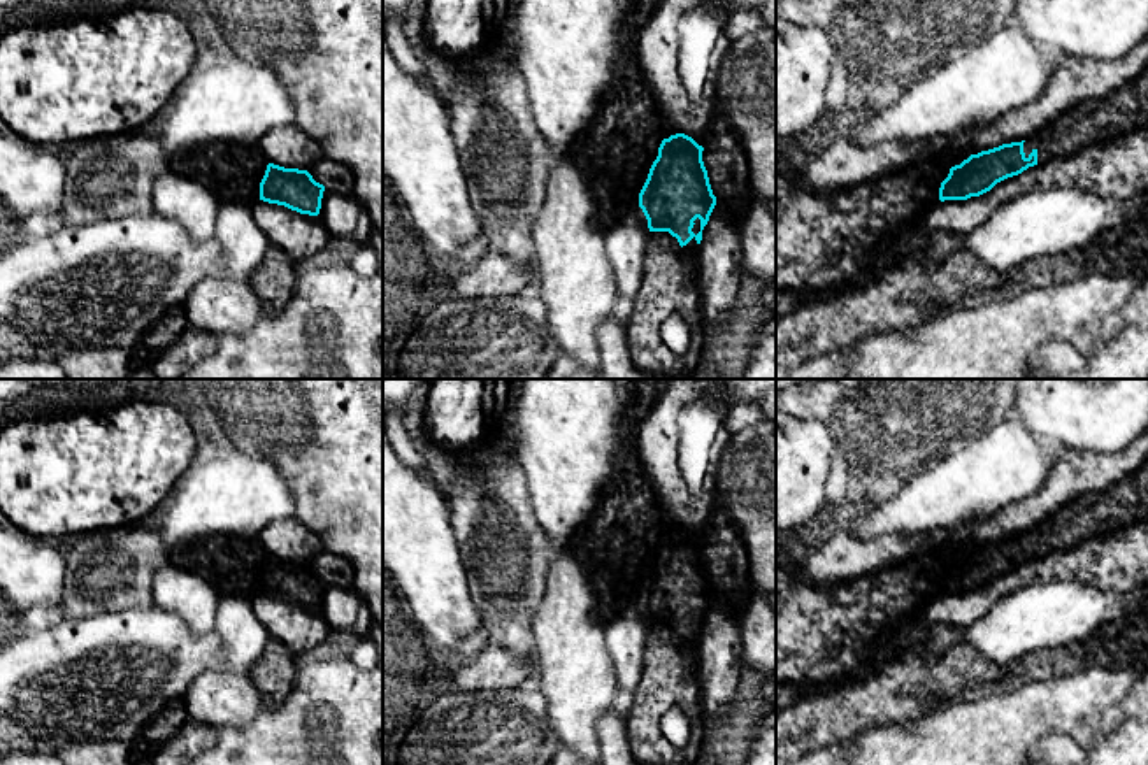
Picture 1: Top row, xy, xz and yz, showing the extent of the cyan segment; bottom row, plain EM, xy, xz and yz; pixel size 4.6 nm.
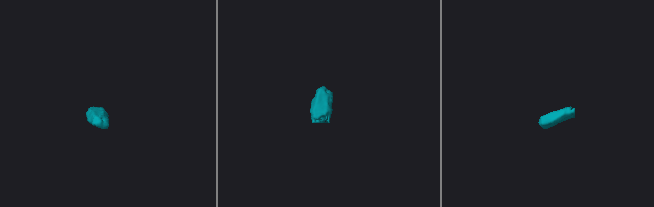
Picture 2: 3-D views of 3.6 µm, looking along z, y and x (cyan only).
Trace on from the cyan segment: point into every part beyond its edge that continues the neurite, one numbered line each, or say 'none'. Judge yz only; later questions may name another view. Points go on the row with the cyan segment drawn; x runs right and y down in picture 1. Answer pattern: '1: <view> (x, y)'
1: yz (1094, 121)

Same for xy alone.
none

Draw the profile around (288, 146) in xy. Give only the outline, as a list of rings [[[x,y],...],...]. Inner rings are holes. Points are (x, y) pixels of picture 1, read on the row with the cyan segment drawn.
[[[295,123],[269,130],[258,146],[269,163],[284,168],[309,170],[323,158],[319,144]]]

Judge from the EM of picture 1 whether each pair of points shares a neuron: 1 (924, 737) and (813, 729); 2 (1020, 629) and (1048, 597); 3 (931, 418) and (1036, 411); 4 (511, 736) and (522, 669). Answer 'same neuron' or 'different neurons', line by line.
1: different neurons
2: same neuron
3: different neurons
4: different neurons

